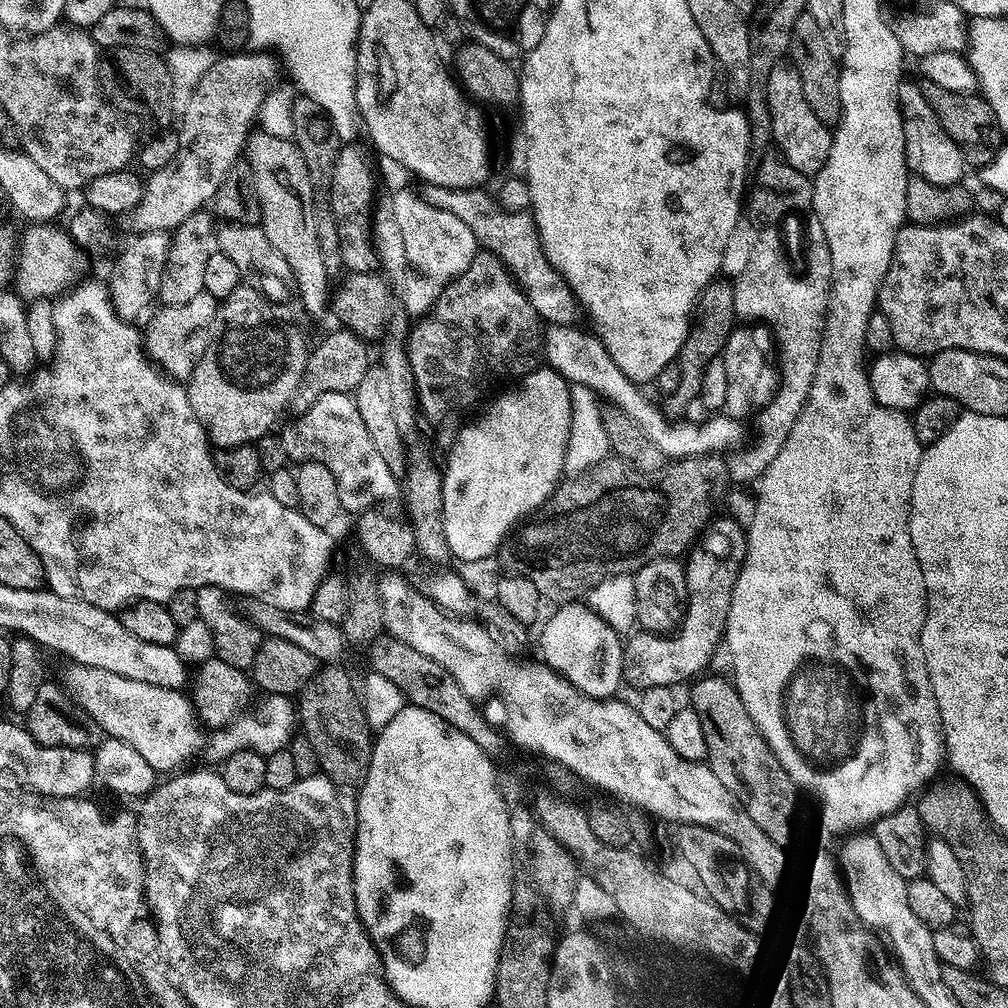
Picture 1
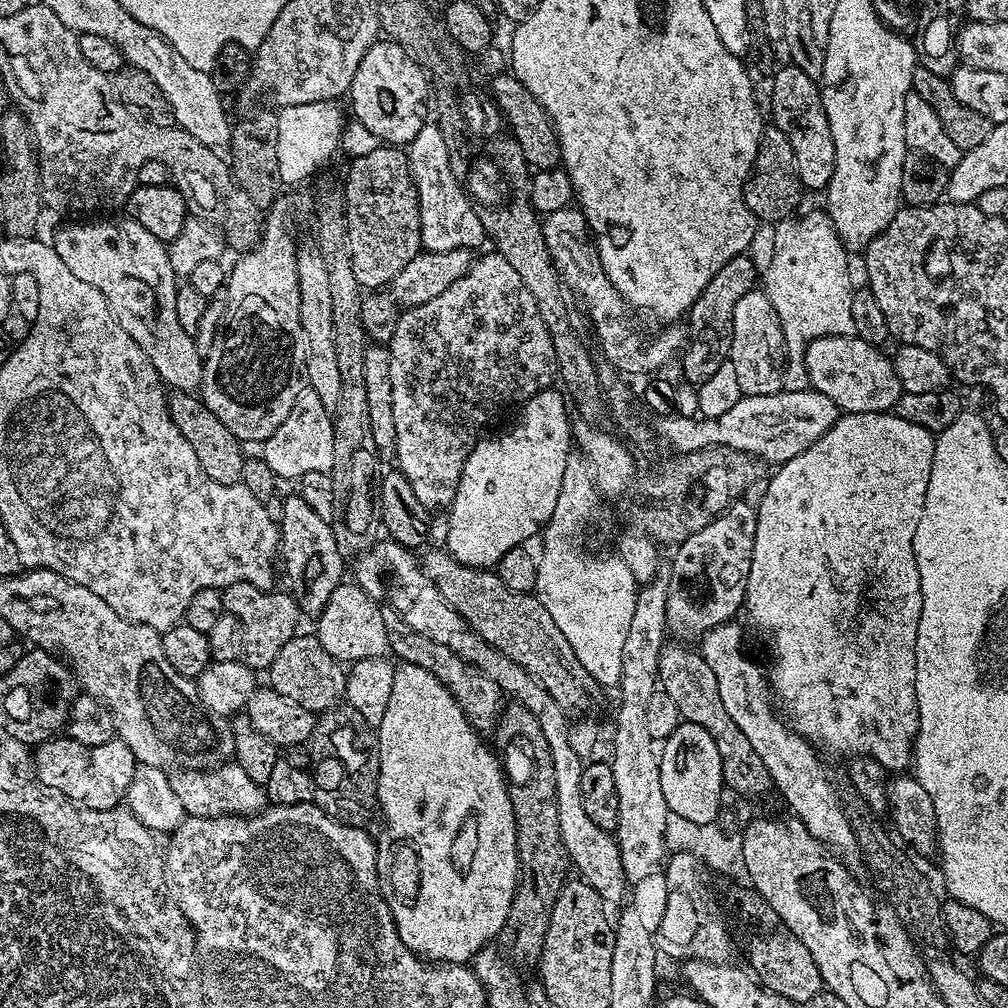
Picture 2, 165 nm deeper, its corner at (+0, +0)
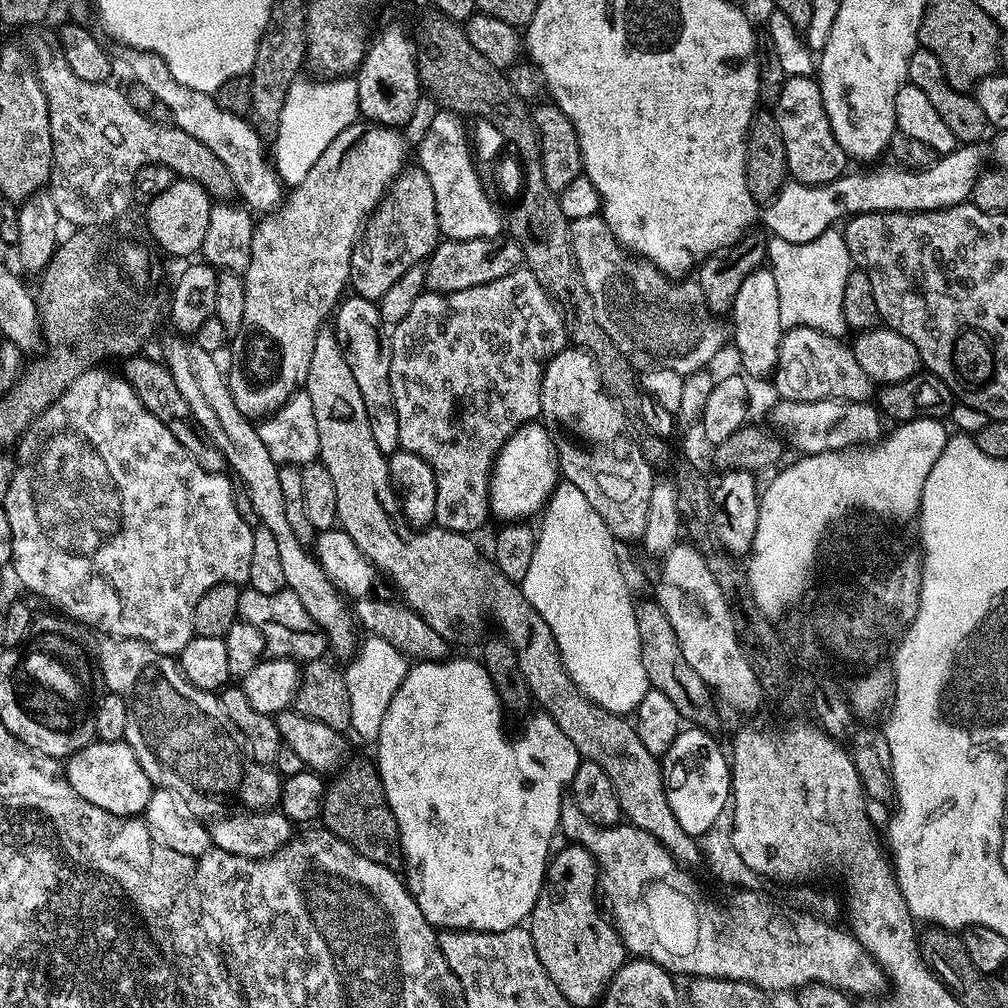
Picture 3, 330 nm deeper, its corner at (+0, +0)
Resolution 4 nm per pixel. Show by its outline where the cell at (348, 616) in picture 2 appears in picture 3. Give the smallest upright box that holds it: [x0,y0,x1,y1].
[248,479,358,660]

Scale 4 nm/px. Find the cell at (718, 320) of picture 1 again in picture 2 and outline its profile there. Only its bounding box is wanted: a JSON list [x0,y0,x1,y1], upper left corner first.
[682,254,758,385]

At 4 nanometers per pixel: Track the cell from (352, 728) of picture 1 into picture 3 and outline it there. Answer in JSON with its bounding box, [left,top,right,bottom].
[322,766,402,869]

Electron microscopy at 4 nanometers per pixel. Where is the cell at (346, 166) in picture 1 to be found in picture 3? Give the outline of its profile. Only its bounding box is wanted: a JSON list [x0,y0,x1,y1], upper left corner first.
[350,171,442,302]

